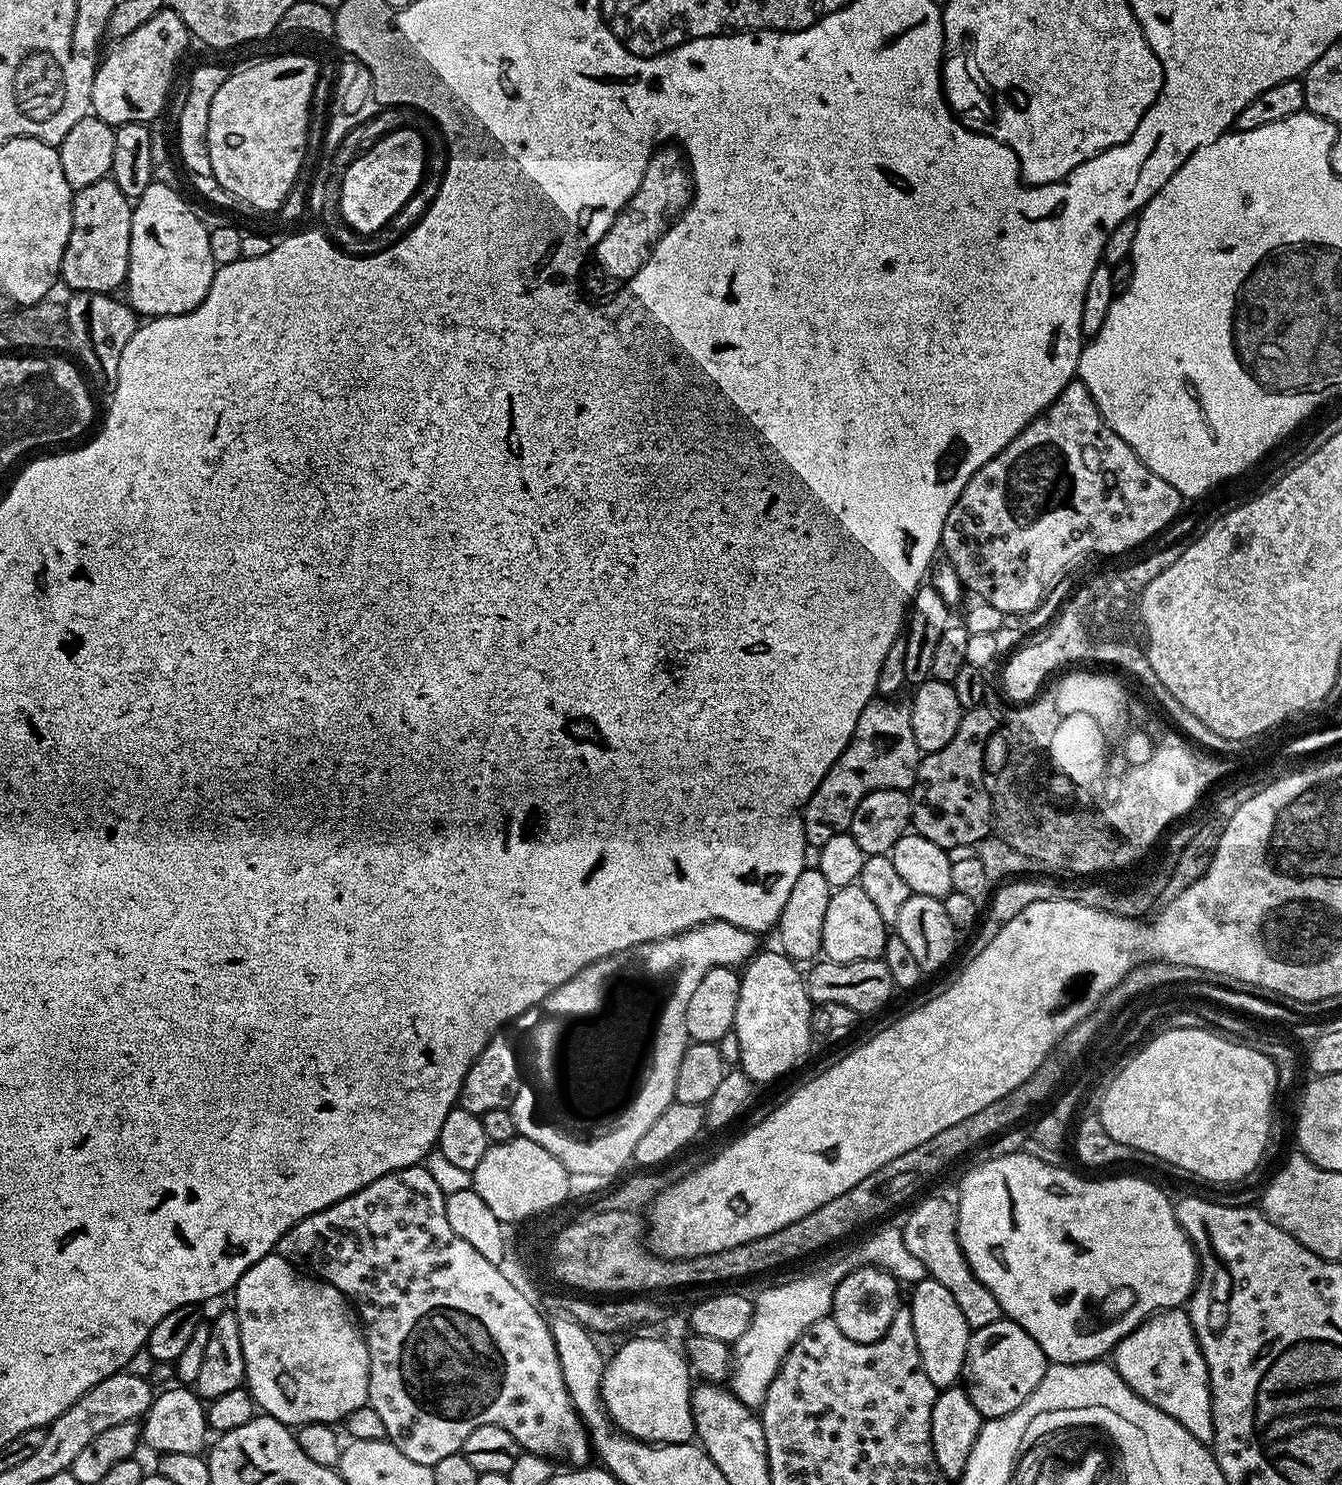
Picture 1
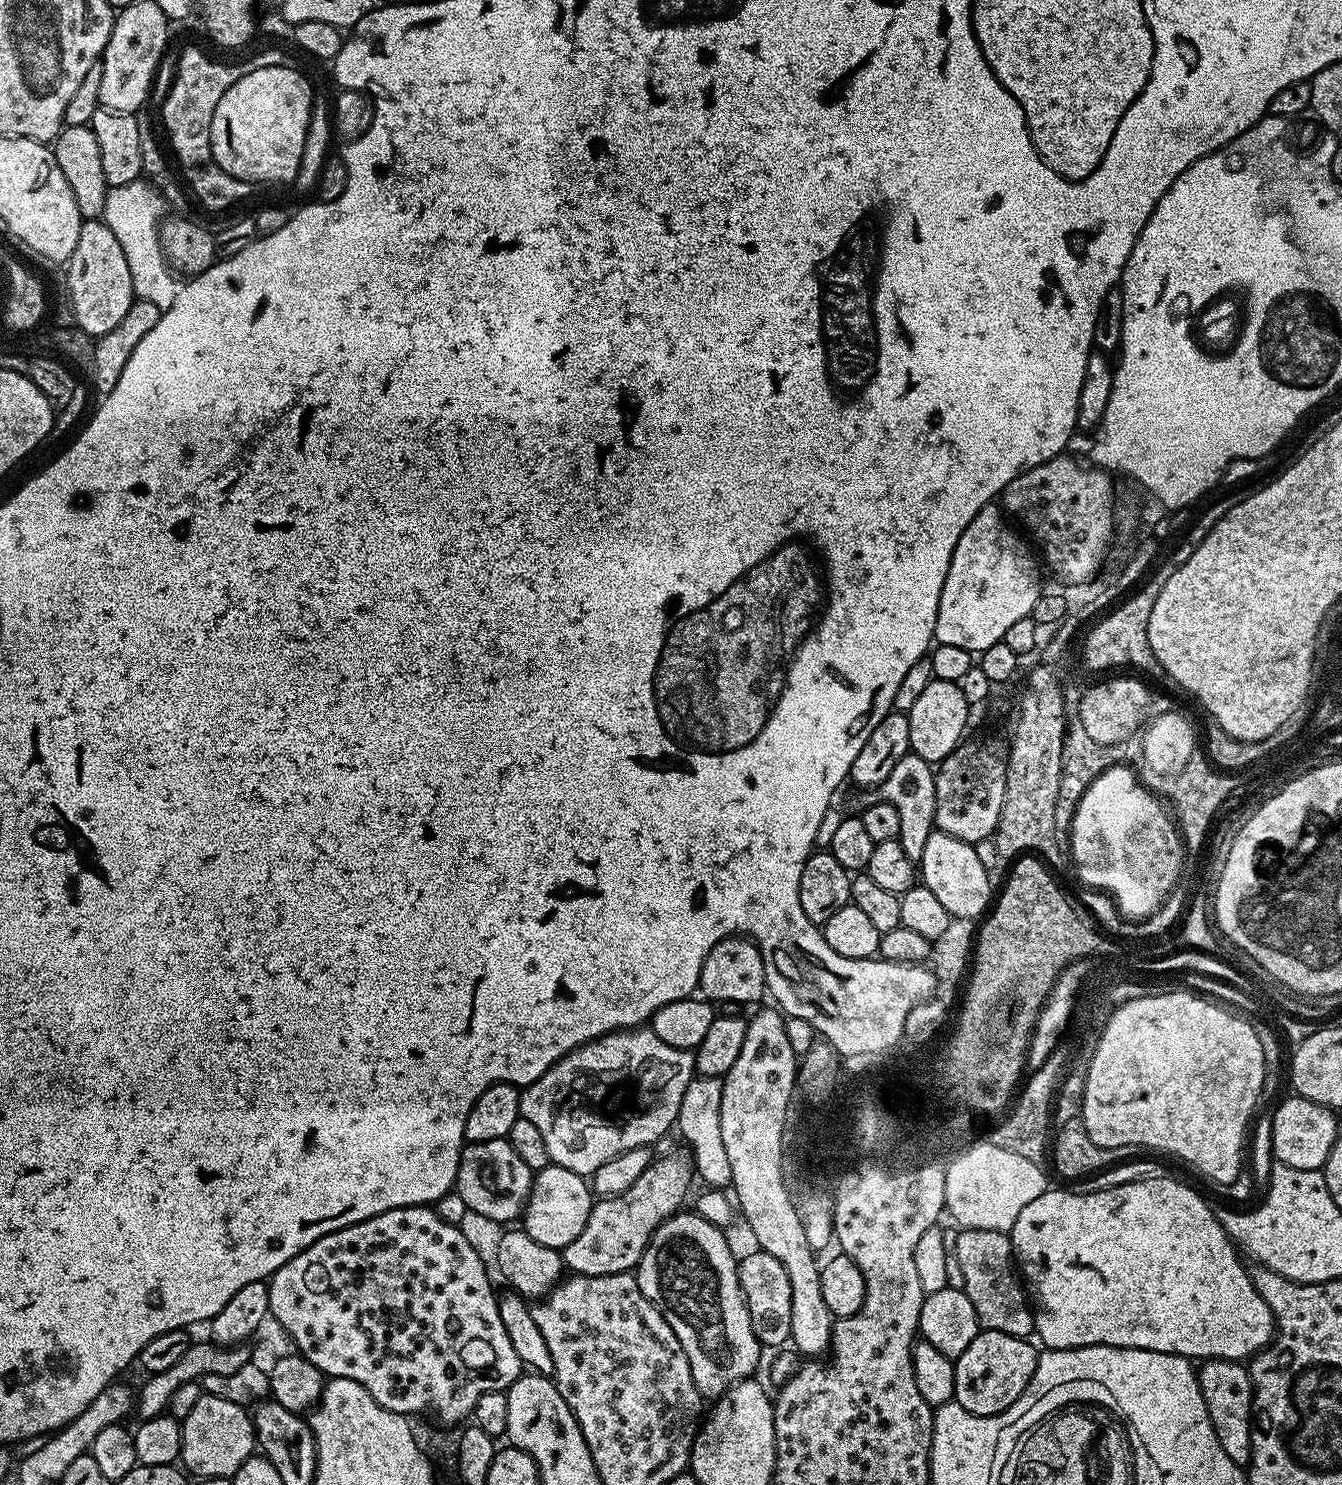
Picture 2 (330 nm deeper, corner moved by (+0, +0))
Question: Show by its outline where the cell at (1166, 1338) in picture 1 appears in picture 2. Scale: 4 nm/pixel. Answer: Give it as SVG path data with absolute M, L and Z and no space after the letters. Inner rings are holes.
M1205 1360L1199 1365L1198 1377L1202 1398L1218 1442L1235 1464L1247 1465L1252 1458L1252 1378L1243 1363L1235 1360Z

